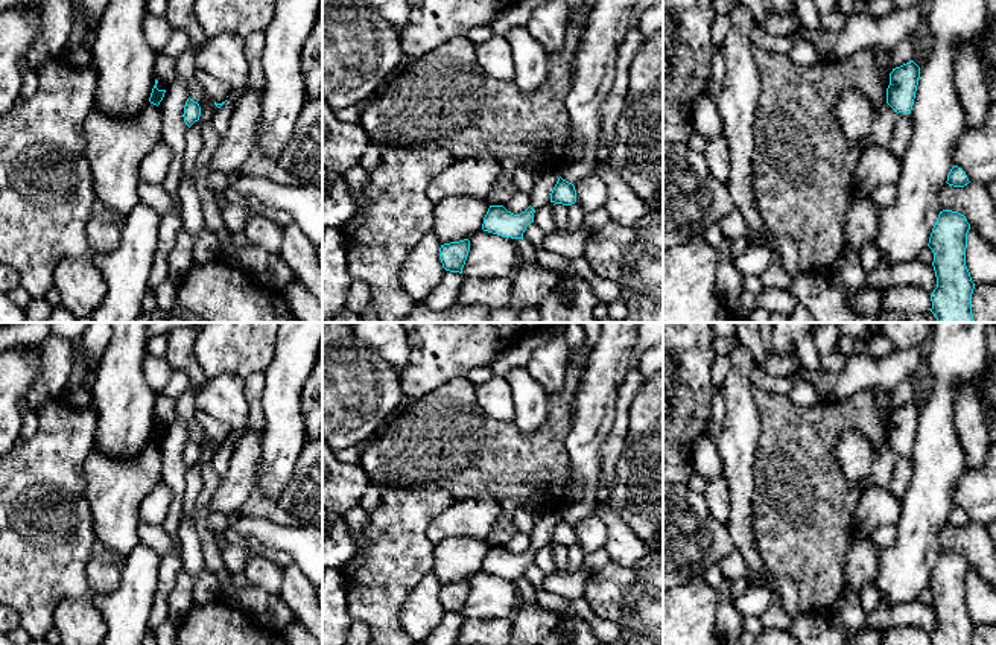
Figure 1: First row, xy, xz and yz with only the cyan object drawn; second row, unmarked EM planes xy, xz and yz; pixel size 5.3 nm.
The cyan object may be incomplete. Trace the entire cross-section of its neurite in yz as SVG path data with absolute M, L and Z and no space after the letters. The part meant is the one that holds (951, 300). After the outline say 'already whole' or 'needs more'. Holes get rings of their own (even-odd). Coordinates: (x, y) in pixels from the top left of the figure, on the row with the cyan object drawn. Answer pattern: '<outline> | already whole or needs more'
M940 211L928 246L934 253L937 288L931 294L931 312L938 322L976 322L972 315L972 294L975 283L966 266L967 233L970 224L966 216Z | already whole

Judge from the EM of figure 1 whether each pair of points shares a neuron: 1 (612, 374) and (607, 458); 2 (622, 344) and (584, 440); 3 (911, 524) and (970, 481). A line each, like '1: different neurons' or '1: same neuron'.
1: different neurons
2: same neuron
3: different neurons

